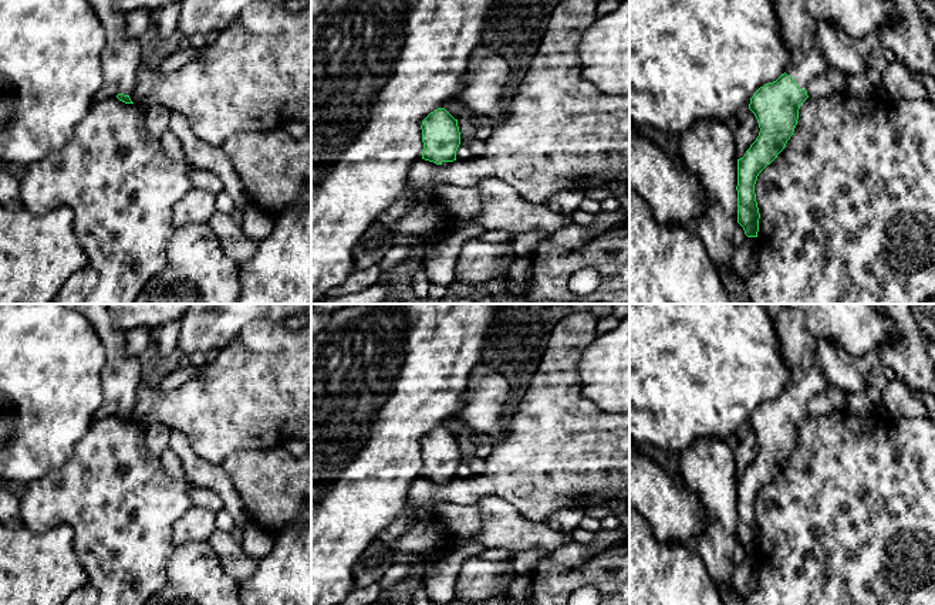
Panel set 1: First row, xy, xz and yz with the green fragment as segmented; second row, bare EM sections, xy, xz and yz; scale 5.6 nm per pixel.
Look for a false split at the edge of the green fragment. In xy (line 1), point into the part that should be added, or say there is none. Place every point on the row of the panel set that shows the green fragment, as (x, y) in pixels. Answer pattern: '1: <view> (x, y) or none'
1: xy (121, 60)

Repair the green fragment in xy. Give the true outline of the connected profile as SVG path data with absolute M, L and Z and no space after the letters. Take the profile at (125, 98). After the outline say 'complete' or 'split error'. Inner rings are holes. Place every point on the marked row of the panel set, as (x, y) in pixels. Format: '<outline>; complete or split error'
M87 0L94 9L105 30L105 48L102 53L104 84L119 89L117 98L134 104L129 98L138 71L142 67L141 43L126 34L126 14L114 7L114 0Z; split error

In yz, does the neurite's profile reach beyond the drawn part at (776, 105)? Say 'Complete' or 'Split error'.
Split error

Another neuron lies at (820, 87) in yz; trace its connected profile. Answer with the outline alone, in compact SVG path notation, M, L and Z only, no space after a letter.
M827 75L817 77L807 88L809 98L820 99L833 94L833 87Z

